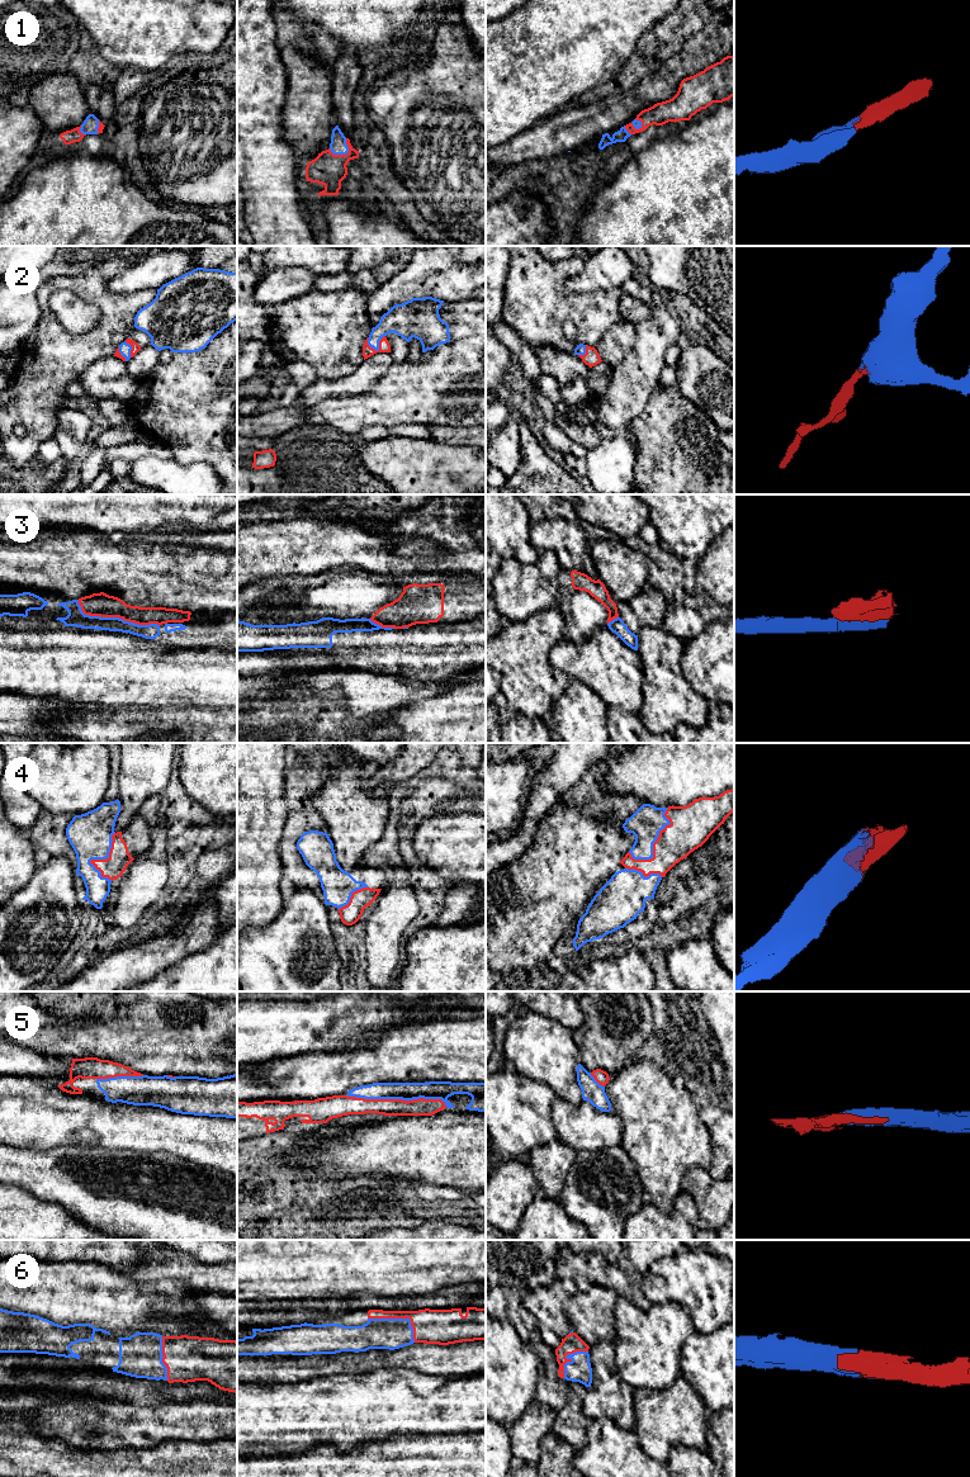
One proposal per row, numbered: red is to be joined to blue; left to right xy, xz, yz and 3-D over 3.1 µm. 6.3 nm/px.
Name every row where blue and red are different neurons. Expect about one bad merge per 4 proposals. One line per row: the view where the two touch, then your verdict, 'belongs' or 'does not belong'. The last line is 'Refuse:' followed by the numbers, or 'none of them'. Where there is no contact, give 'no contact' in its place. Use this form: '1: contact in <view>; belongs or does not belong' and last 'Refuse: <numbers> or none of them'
1: contact in xz; belongs
2: contact in xz; belongs
3: contact in xy; does not belong
4: contact in yz; belongs
5: contact in xz; belongs
6: contact in xz; belongs
Refuse: 3

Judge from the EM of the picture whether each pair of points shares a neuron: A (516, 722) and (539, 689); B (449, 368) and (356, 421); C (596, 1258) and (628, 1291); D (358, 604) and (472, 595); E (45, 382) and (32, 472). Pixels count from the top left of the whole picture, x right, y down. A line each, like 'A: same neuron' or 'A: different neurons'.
A: different neurons
B: same neuron
C: same neuron
D: same neuron
E: different neurons

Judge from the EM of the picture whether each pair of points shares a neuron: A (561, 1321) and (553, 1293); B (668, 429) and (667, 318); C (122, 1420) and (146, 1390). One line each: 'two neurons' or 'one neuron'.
A: one neuron
B: two neurons
C: two neurons

